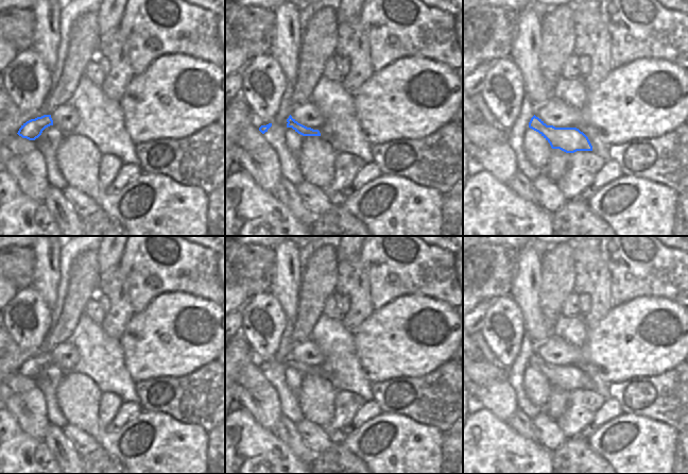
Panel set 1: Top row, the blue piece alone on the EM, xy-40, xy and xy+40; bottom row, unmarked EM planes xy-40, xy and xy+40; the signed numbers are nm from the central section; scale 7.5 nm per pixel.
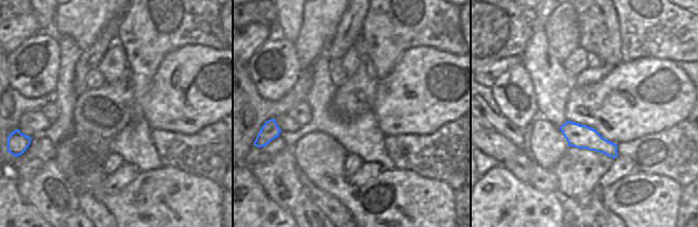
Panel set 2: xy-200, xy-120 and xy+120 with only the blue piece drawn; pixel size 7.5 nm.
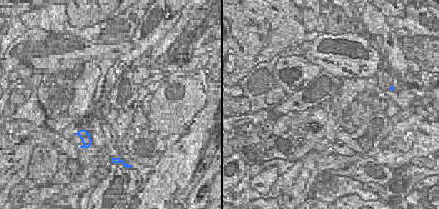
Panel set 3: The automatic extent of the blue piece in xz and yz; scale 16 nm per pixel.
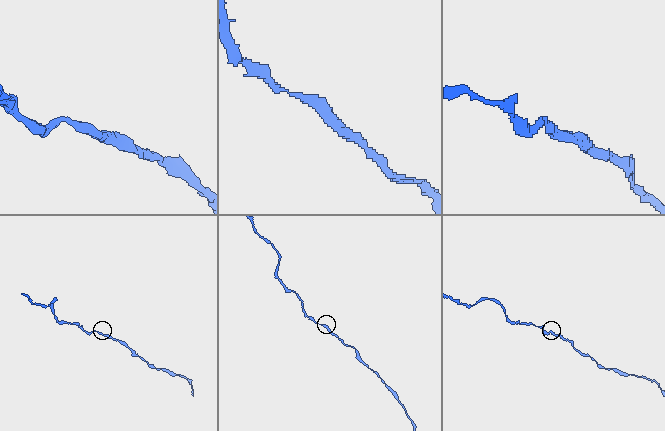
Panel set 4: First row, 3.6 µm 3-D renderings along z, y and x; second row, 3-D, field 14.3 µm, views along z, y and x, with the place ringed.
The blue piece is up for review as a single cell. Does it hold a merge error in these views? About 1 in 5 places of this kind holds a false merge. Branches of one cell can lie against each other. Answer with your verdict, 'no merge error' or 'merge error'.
no merge error

